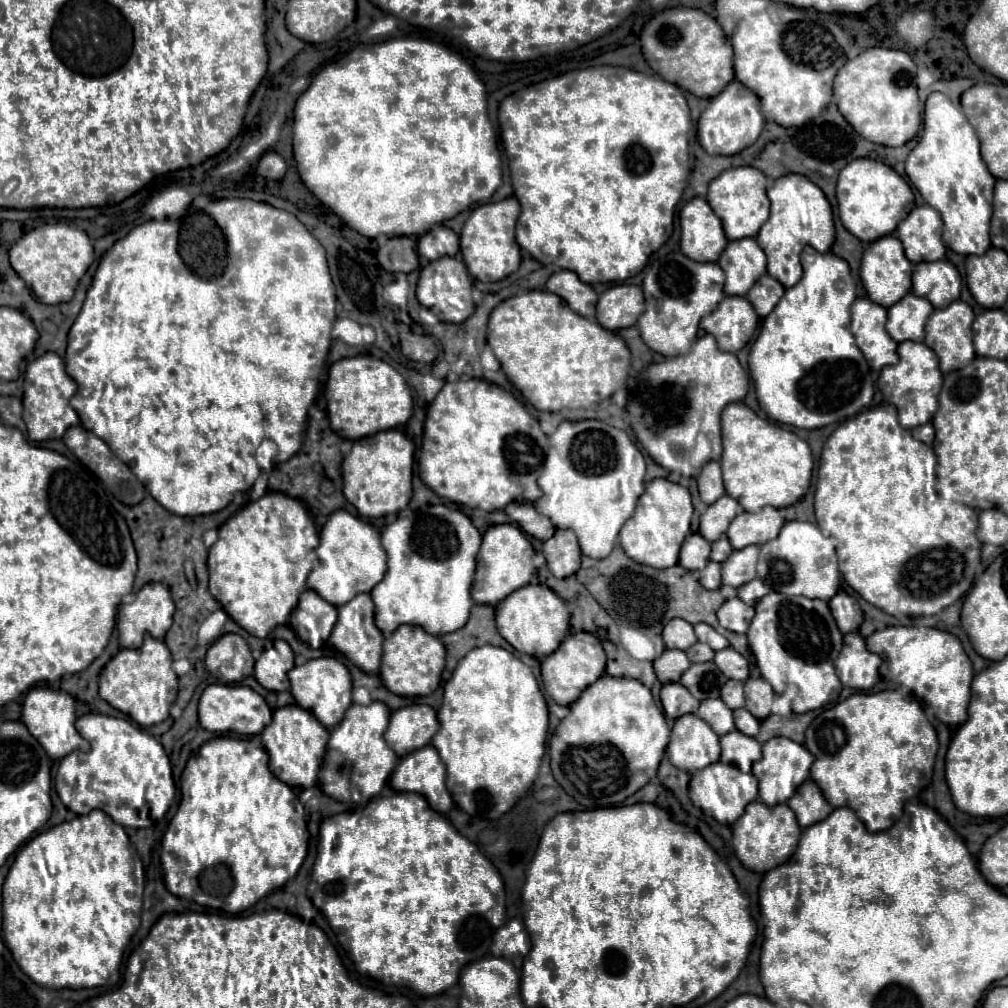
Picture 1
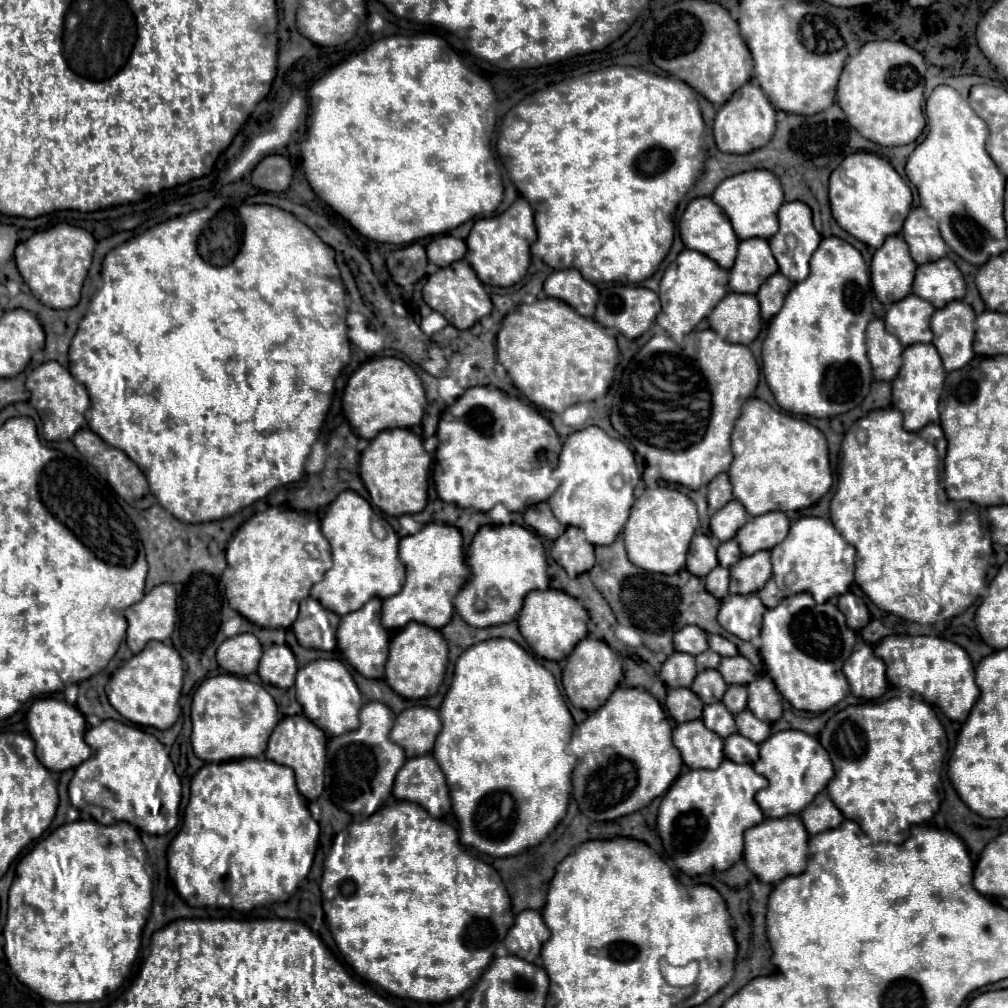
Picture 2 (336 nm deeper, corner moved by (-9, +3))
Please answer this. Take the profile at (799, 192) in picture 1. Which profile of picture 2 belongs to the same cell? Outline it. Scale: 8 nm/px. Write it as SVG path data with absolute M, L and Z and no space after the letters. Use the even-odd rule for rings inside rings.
M794 200L794 202L784 202L780 206L780 212L778 212L778 220L780 220L780 230L776 236L772 236L768 240L770 248L772 248L772 254L778 262L778 268L784 276L788 276L792 282L800 282L808 276L808 260L810 256L814 254L814 250L818 248L822 236L816 232L814 228L814 222L812 222L812 210L808 204L800 202L800 200Z

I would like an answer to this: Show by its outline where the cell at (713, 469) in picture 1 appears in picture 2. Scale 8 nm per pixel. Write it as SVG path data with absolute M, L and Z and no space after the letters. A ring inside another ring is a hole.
M720 474L708 484L708 508L710 508L710 512L720 510L732 498L734 496L732 496L732 484L728 480L728 474Z

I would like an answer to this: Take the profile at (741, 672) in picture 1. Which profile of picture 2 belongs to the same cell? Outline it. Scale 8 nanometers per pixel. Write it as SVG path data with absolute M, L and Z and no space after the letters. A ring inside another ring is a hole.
M740 654L732 658L722 658L718 672L724 676L726 684L742 684L742 686L750 684L758 676L756 668Z

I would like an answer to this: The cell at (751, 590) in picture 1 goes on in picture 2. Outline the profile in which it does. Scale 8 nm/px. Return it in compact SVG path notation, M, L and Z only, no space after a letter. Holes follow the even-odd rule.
M770 578L768 580L768 584L758 592L758 596L760 596L760 600L762 600L762 604L766 606L766 608L774 608L786 594L776 586L776 582Z

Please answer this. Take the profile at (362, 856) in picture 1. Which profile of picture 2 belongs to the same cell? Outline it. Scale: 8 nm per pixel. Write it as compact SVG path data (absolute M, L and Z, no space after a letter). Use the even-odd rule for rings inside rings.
M396 802L362 822L352 822L346 840L334 840L324 860L320 890L330 932L354 972L398 998L434 1004L452 1000L476 984L514 920L500 874L464 848L448 822L428 816L412 802Z

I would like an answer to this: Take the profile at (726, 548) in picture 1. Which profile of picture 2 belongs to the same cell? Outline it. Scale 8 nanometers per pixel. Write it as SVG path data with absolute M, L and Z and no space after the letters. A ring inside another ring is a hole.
M728 540L728 542L722 542L722 544L718 546L718 562L720 562L720 566L730 568L730 566L736 564L736 560L740 560L740 558L742 558L742 552L740 552L736 540Z

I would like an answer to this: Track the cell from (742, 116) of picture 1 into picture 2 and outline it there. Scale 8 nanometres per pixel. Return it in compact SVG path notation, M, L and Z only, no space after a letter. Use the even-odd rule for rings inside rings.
M746 82L734 96L718 110L714 118L714 140L716 146L726 154L748 154L768 144L776 130L776 112L764 98L762 88L756 82Z

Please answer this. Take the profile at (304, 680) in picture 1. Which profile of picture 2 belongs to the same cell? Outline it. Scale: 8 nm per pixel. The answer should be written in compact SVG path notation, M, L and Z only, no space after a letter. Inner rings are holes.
M314 660L302 666L296 674L296 700L302 704L304 714L328 732L328 736L340 736L358 728L358 710L362 706L362 694L340 660Z

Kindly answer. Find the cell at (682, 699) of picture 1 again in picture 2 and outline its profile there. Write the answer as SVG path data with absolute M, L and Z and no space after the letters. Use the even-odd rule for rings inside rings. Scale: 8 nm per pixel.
M672 688L668 690L666 708L676 722L688 722L702 716L704 704L690 688Z

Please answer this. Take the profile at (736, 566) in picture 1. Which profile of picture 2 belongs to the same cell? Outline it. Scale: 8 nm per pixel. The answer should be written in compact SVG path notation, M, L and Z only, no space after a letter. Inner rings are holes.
M760 550L750 556L742 556L730 568L730 594L752 594L758 592L772 576L770 552Z

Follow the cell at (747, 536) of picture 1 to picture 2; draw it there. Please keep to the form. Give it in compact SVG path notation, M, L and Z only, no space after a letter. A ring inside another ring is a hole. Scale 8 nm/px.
M768 512L764 516L750 518L740 532L736 532L734 540L740 544L740 550L750 556L758 550L772 550L784 536L788 534L790 522L784 512Z

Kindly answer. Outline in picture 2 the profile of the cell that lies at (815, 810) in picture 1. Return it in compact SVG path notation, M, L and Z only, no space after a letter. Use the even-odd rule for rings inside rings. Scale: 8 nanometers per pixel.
M820 792L800 814L800 818L804 820L804 826L808 828L808 832L814 836L818 832L824 830L832 830L838 828L844 820L842 812L832 804L832 800L828 798L826 792Z

